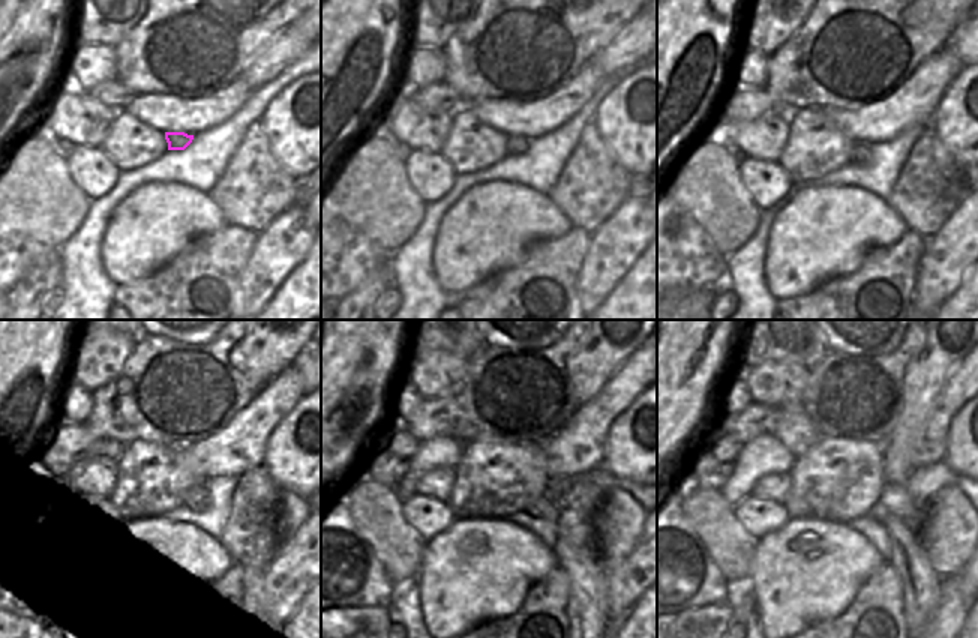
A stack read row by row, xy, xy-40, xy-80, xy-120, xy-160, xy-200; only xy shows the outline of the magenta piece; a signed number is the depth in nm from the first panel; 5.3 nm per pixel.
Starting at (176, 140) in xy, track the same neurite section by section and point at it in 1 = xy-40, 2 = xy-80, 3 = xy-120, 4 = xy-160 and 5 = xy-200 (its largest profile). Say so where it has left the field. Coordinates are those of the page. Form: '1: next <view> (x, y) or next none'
1: next xy-40 (516, 144)
2: next xy-80 (861, 155)
3: next xy-120 (198, 499)
4: next xy-160 (543, 508)
5: next xy-200 (921, 586)

